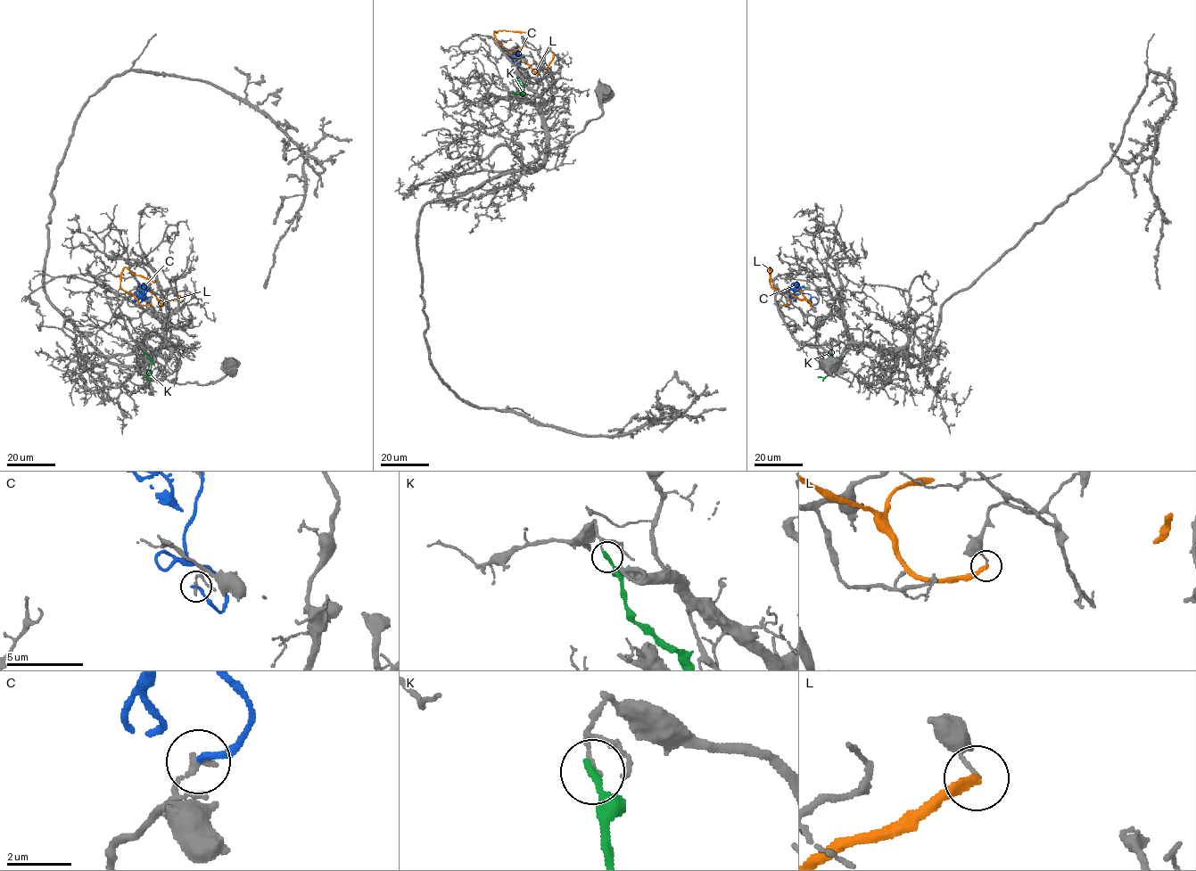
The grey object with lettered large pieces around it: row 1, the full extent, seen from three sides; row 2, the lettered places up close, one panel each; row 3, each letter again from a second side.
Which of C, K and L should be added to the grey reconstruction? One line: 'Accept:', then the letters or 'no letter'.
Accept: no letter

